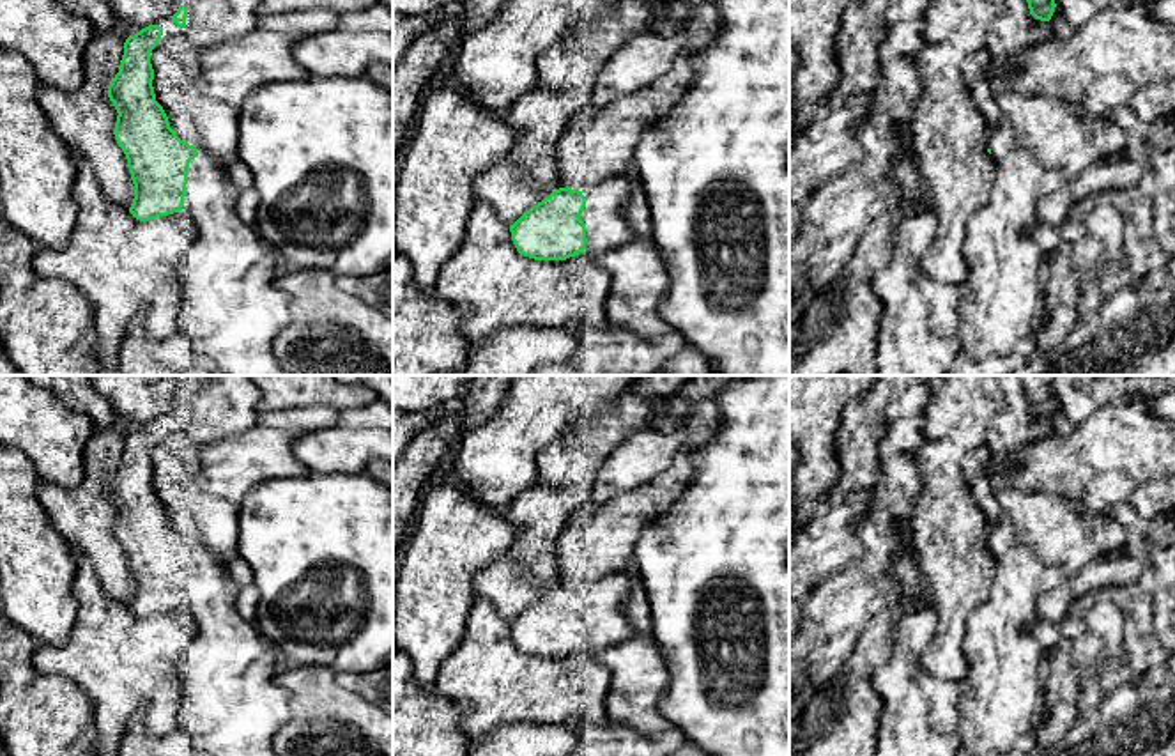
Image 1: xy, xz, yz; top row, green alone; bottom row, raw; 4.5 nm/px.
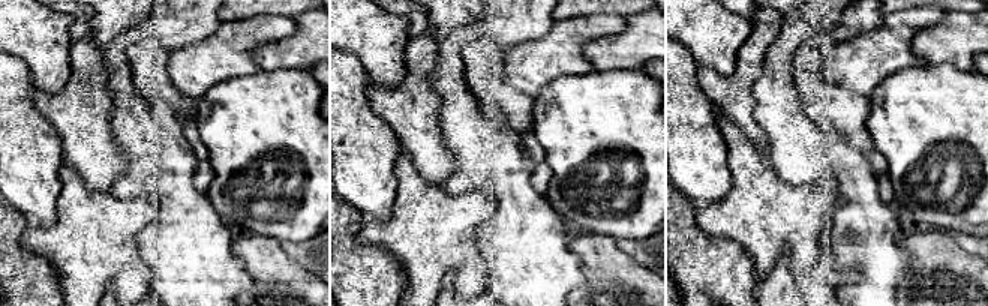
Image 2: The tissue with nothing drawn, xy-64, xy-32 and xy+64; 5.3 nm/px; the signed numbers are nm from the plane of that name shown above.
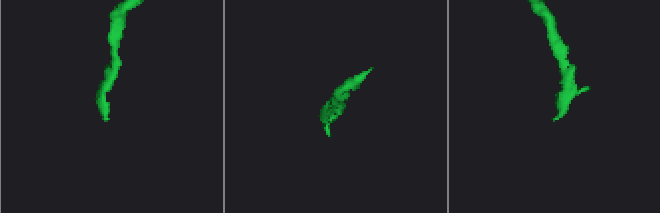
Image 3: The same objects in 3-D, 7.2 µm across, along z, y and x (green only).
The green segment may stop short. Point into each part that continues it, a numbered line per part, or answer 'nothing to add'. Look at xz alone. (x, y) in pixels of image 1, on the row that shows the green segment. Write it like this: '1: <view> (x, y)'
1: xz (607, 225)

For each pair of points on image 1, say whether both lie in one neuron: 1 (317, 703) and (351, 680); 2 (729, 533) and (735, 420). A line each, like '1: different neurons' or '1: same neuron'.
1: different neurons
2: same neuron

